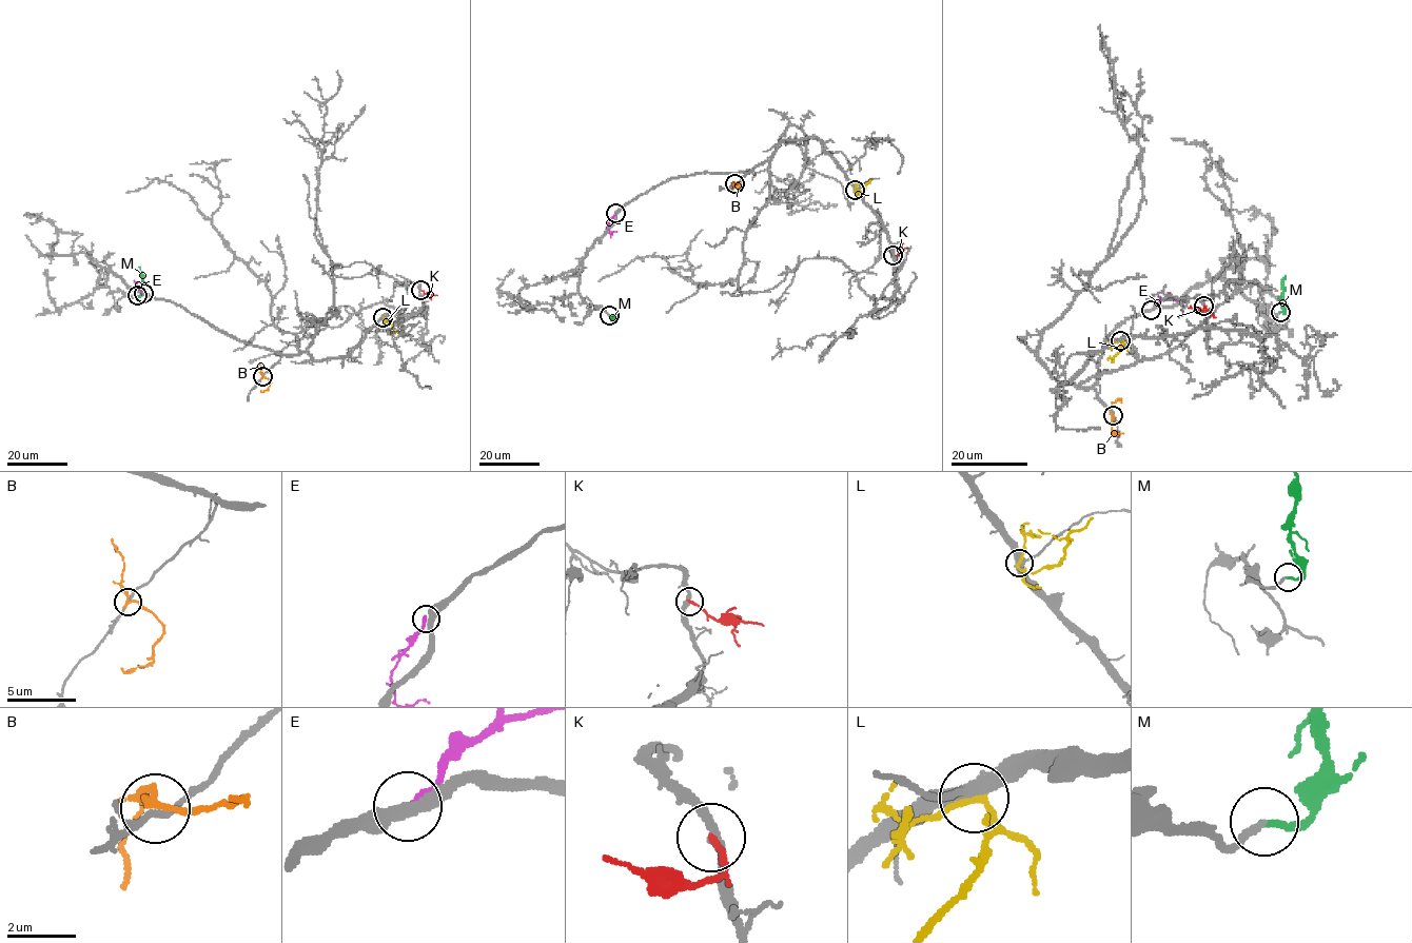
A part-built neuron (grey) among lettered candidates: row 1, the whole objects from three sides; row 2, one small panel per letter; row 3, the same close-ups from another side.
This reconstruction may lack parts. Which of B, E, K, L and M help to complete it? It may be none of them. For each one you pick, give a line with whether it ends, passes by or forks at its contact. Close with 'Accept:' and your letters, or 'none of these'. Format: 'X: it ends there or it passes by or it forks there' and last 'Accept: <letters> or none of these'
M: it ends there
Accept: M

